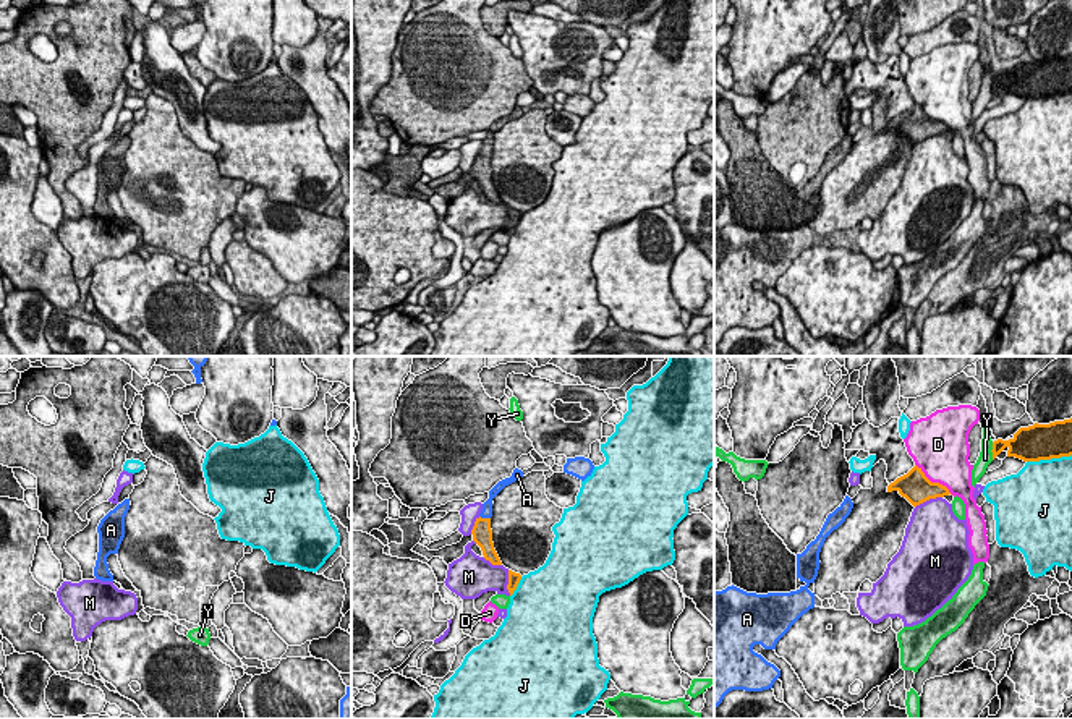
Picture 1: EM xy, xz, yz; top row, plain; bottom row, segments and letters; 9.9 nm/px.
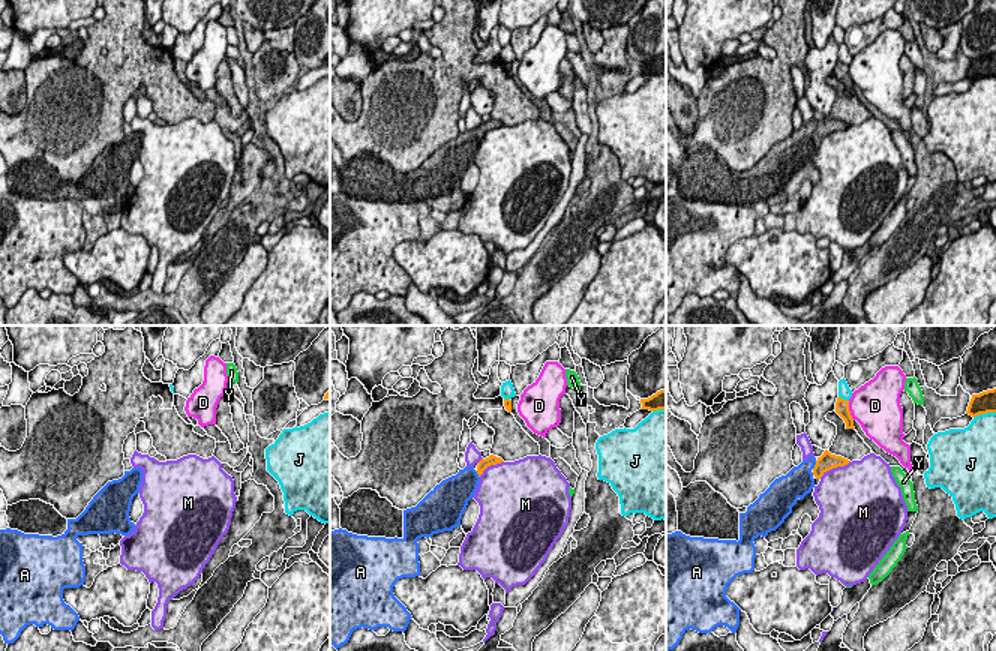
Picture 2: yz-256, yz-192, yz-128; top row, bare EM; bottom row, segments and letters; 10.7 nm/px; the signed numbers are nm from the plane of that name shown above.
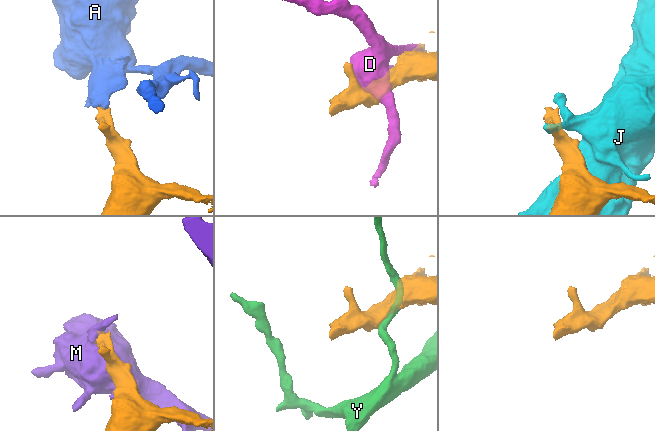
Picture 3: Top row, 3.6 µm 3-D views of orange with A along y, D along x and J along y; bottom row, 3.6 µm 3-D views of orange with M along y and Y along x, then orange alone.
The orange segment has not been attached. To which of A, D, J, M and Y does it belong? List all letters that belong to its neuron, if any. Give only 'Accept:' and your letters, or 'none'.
Accept: A

